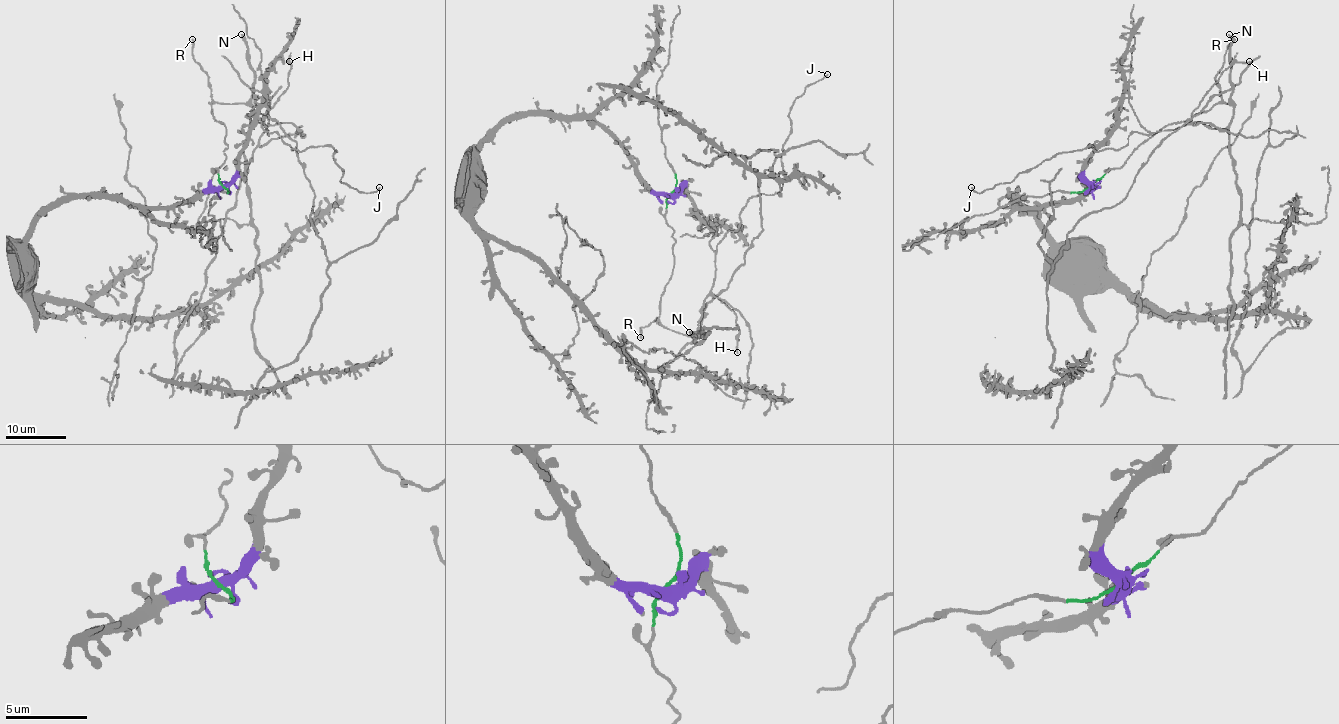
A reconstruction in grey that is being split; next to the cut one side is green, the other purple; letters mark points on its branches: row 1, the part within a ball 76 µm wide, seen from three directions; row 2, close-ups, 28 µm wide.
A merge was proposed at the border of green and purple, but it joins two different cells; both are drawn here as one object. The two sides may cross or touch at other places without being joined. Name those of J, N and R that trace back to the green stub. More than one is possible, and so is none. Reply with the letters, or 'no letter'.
J, N, R

